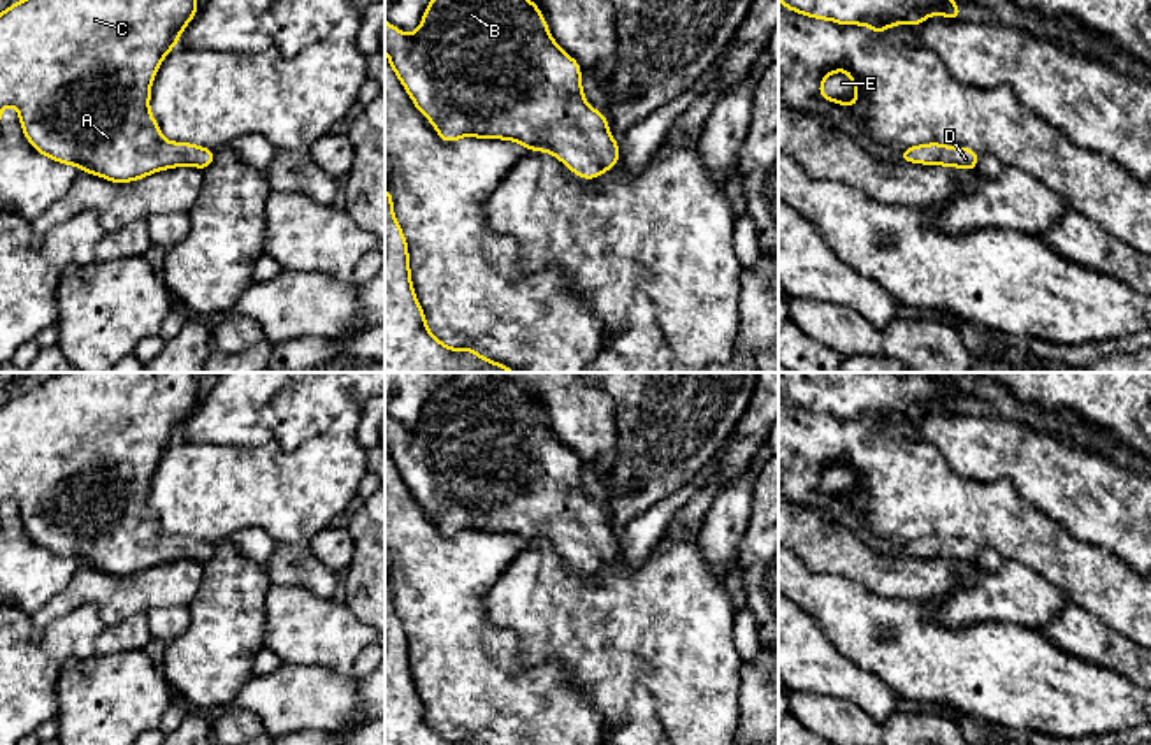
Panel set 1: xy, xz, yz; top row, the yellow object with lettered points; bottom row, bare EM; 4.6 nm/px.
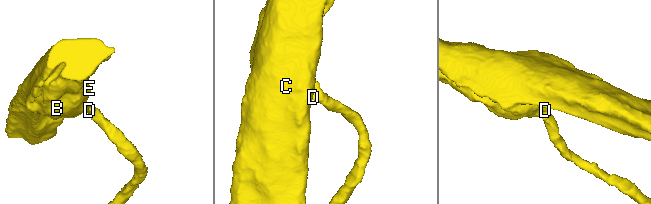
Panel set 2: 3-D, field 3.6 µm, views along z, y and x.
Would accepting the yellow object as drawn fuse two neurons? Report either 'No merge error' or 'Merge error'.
No merge error

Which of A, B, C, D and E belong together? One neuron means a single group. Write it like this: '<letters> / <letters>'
A B C D E

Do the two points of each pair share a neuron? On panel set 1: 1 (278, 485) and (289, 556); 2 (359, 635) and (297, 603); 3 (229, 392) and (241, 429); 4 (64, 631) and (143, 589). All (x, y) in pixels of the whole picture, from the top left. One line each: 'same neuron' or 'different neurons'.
1: different neurons
2: same neuron
3: same neuron
4: different neurons

